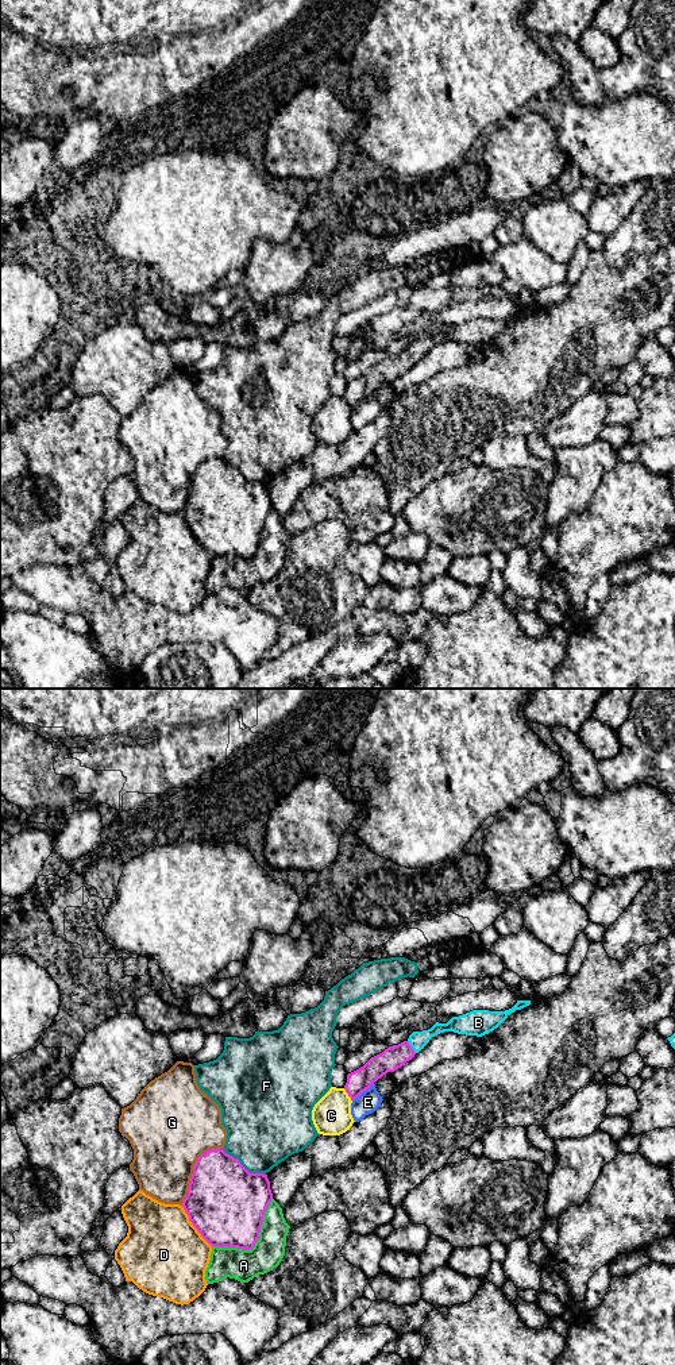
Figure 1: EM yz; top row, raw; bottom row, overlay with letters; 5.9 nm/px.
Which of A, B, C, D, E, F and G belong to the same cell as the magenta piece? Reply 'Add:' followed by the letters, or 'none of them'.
Add: B

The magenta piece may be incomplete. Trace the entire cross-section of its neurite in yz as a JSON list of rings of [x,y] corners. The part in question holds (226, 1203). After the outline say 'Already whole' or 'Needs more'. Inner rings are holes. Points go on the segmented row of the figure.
[[[211,1149],[193,1167],[182,1207],[212,1248],[251,1250],[271,1200],[267,1175],[250,1173],[223,1149]]]. Already whole

